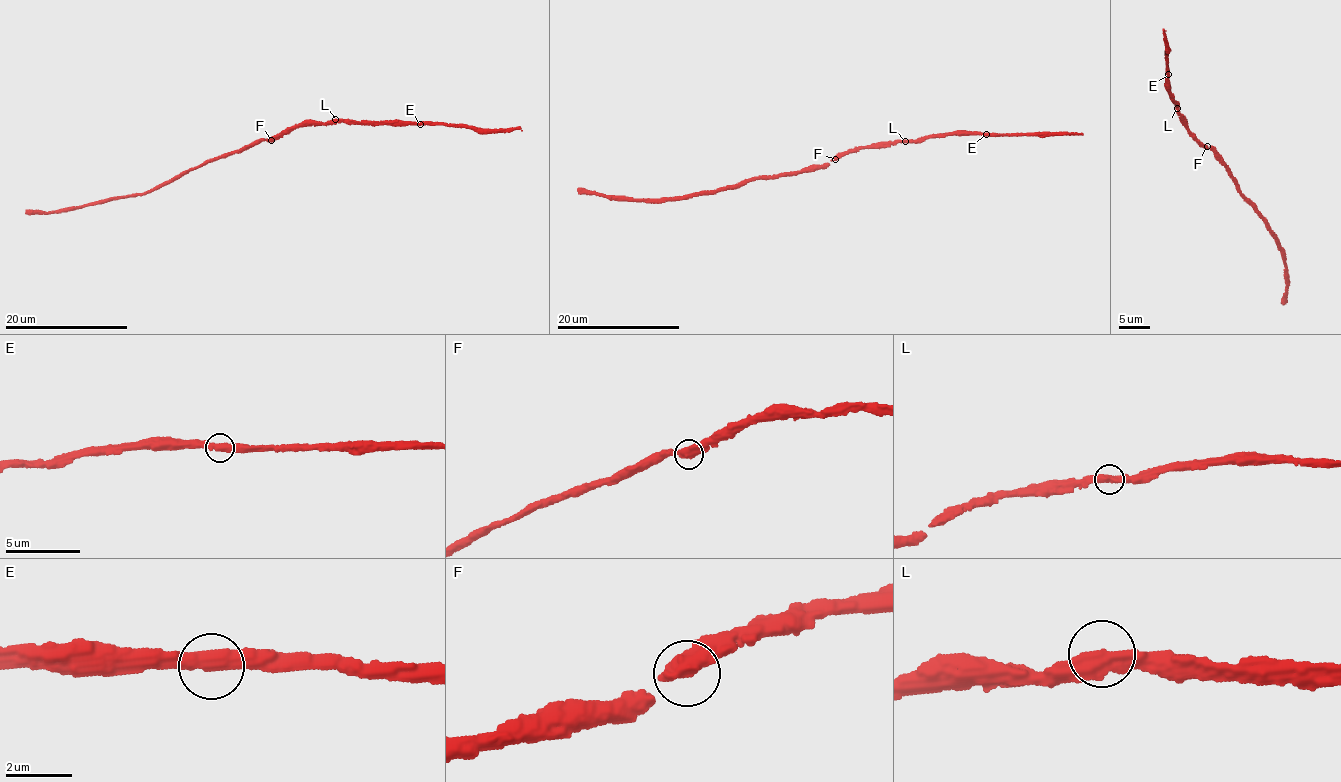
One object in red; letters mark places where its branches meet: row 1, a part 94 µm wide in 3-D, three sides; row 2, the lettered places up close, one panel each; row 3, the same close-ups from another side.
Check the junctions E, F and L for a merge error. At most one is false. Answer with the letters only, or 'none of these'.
none of these

